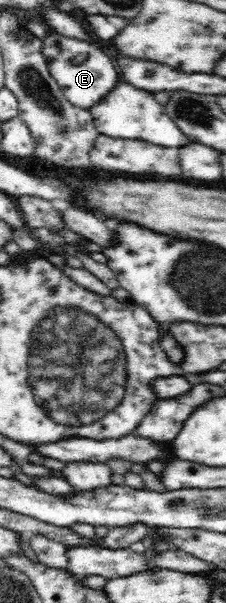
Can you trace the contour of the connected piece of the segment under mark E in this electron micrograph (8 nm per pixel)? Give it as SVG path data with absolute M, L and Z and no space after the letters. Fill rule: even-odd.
M56 32L42 38L43 55L46 57L51 76L57 80L67 101L81 109L89 110L95 103L105 99L119 83L119 73L109 55L105 55L95 45L85 41L69 39Z

